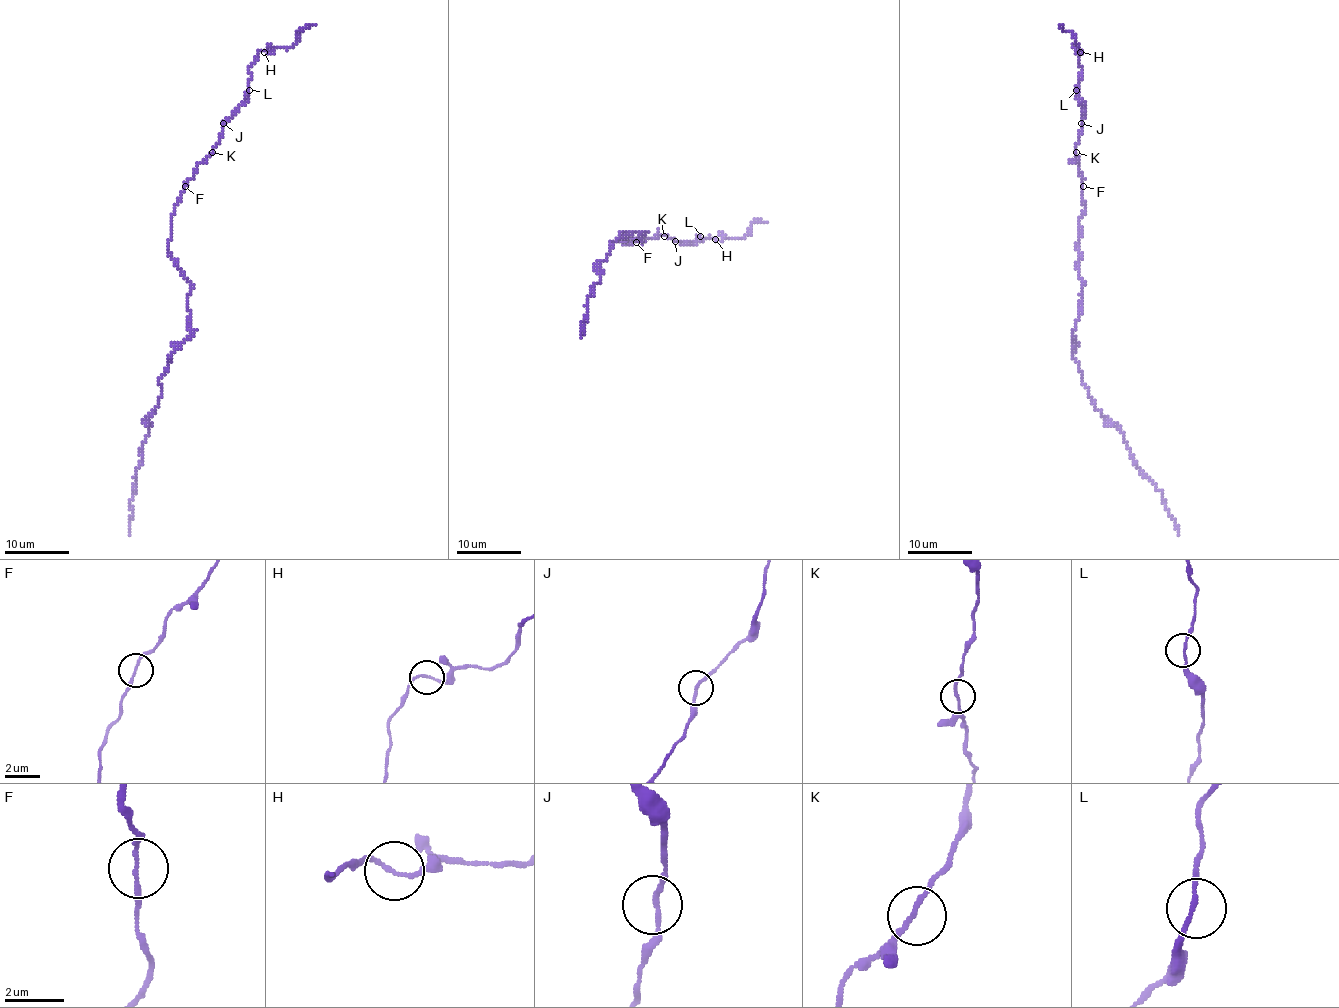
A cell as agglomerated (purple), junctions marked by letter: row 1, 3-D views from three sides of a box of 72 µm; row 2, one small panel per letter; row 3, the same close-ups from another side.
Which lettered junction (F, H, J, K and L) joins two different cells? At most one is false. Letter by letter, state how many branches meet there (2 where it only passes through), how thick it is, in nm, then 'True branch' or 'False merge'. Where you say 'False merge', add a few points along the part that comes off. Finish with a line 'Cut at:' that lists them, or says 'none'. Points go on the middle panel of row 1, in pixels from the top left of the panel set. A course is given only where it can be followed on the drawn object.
F: Branches: 2. Thickness 140 nm. True branch
H: Branches: 2. Thickness 120 nm. True branch
J: Branches: 2. Thickness 150 nm. True branch
K: Branches: 2. Thickness 150 nm. True branch
L: Branches: 2. Thickness 130 nm. True branch
Cut at: none

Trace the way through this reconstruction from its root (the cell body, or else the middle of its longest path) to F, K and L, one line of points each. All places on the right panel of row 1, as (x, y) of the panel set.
F: (1076, 266), (1081, 258), (1076, 245), (1081, 233), (1079, 217), (1086, 207), (1083, 204), (1083, 186)
K: (1076, 266), (1081, 258), (1076, 245), (1081, 233), (1079, 217), (1086, 207), (1083, 204), (1083, 178), (1076, 152)
L: (1076, 266), (1081, 258), (1076, 245), (1081, 233), (1079, 217), (1086, 207), (1076, 159), (1084, 107), (1076, 90)

